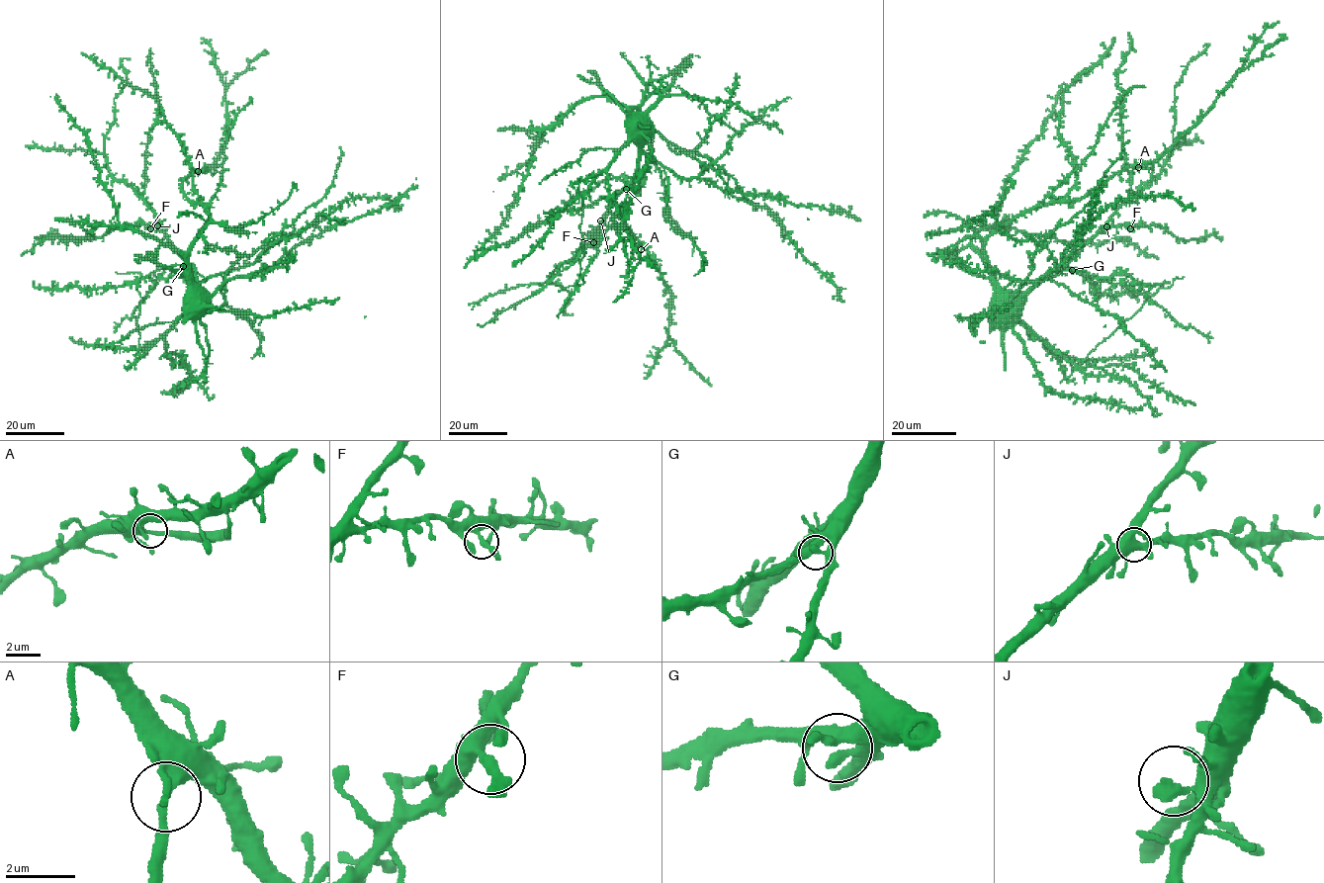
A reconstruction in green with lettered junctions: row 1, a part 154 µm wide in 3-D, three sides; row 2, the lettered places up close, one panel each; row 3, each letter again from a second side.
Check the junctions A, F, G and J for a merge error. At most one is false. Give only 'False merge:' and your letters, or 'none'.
False merge: A

